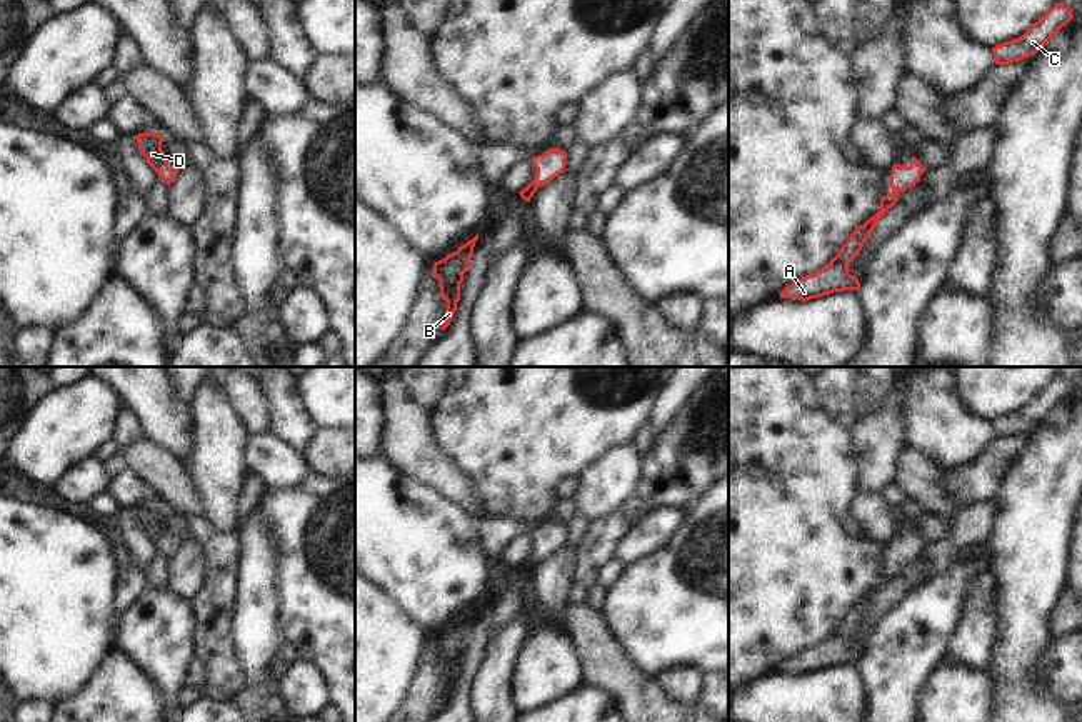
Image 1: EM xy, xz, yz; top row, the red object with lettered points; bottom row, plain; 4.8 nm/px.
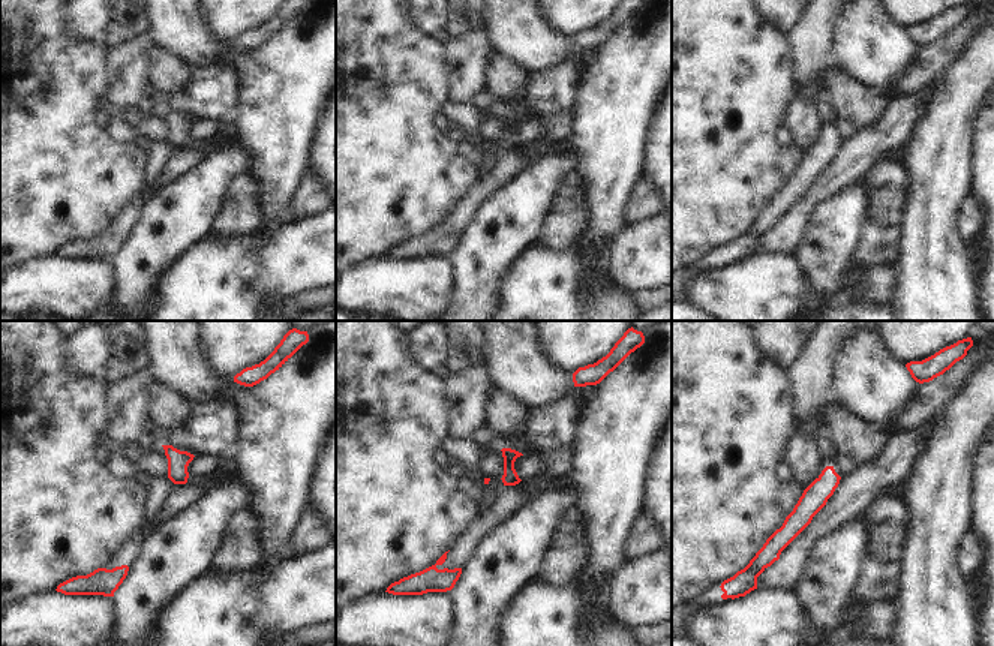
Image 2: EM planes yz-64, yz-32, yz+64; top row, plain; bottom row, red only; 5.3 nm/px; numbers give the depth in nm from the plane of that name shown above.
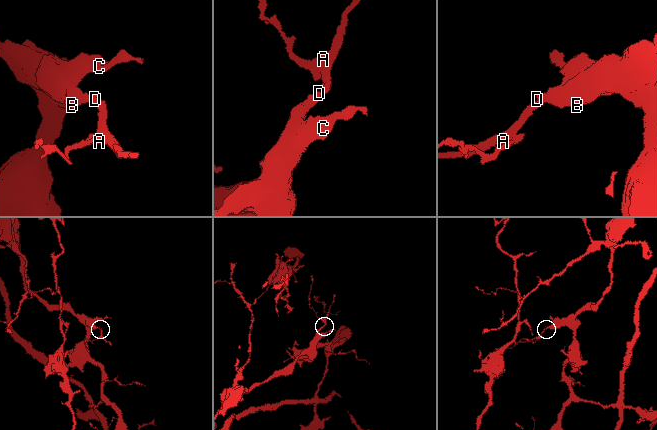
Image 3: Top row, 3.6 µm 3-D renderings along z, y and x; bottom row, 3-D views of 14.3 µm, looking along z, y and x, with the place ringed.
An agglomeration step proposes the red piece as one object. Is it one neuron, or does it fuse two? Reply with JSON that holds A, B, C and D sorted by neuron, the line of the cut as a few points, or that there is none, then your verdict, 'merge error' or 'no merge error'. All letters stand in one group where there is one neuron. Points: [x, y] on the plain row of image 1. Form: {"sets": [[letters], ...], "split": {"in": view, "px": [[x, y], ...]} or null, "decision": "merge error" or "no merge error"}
{"sets": [["A", "B", "C", "D"]], "split": null, "decision": "no merge error"}

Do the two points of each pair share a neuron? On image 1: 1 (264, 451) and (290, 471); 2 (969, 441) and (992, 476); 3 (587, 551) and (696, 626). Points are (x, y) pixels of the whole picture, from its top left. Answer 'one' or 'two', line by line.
1: one
2: two
3: two

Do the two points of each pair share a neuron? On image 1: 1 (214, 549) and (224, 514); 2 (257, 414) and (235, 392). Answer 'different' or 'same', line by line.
1: different
2: same

